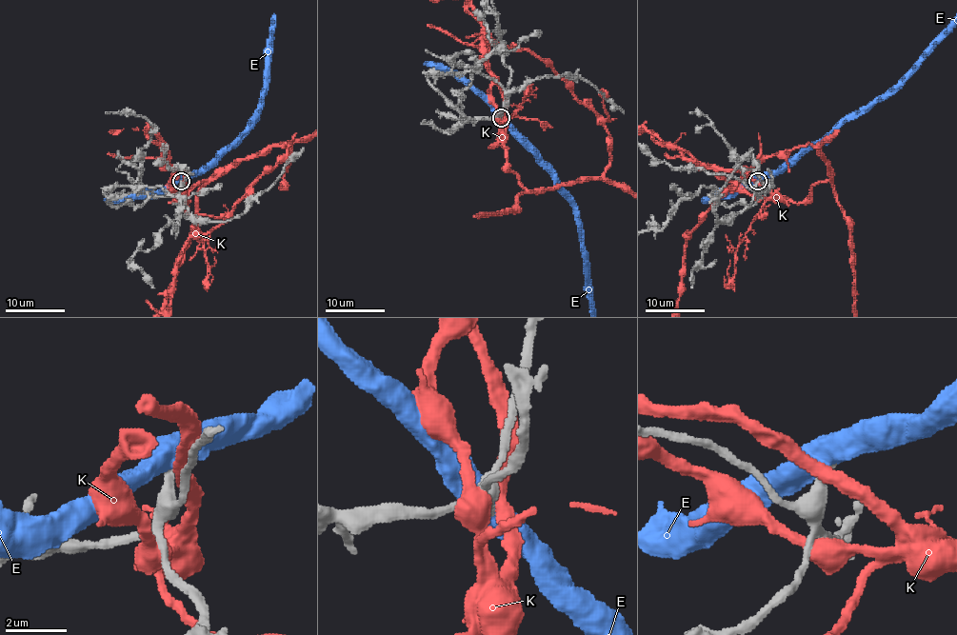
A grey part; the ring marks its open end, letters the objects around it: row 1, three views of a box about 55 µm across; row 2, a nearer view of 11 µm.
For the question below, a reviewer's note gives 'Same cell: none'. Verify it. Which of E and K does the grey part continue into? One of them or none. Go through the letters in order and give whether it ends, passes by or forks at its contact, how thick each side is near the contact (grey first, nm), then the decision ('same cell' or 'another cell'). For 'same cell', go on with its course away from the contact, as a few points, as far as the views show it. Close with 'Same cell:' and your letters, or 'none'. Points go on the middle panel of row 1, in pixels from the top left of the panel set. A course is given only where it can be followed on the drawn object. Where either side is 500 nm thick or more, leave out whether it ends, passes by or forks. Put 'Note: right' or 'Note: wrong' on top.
Note: right
E: calibres 360 and 750 nm; another cell
K: it passes by; calibres 400 and 440 nm; another cell
Same cell: none

